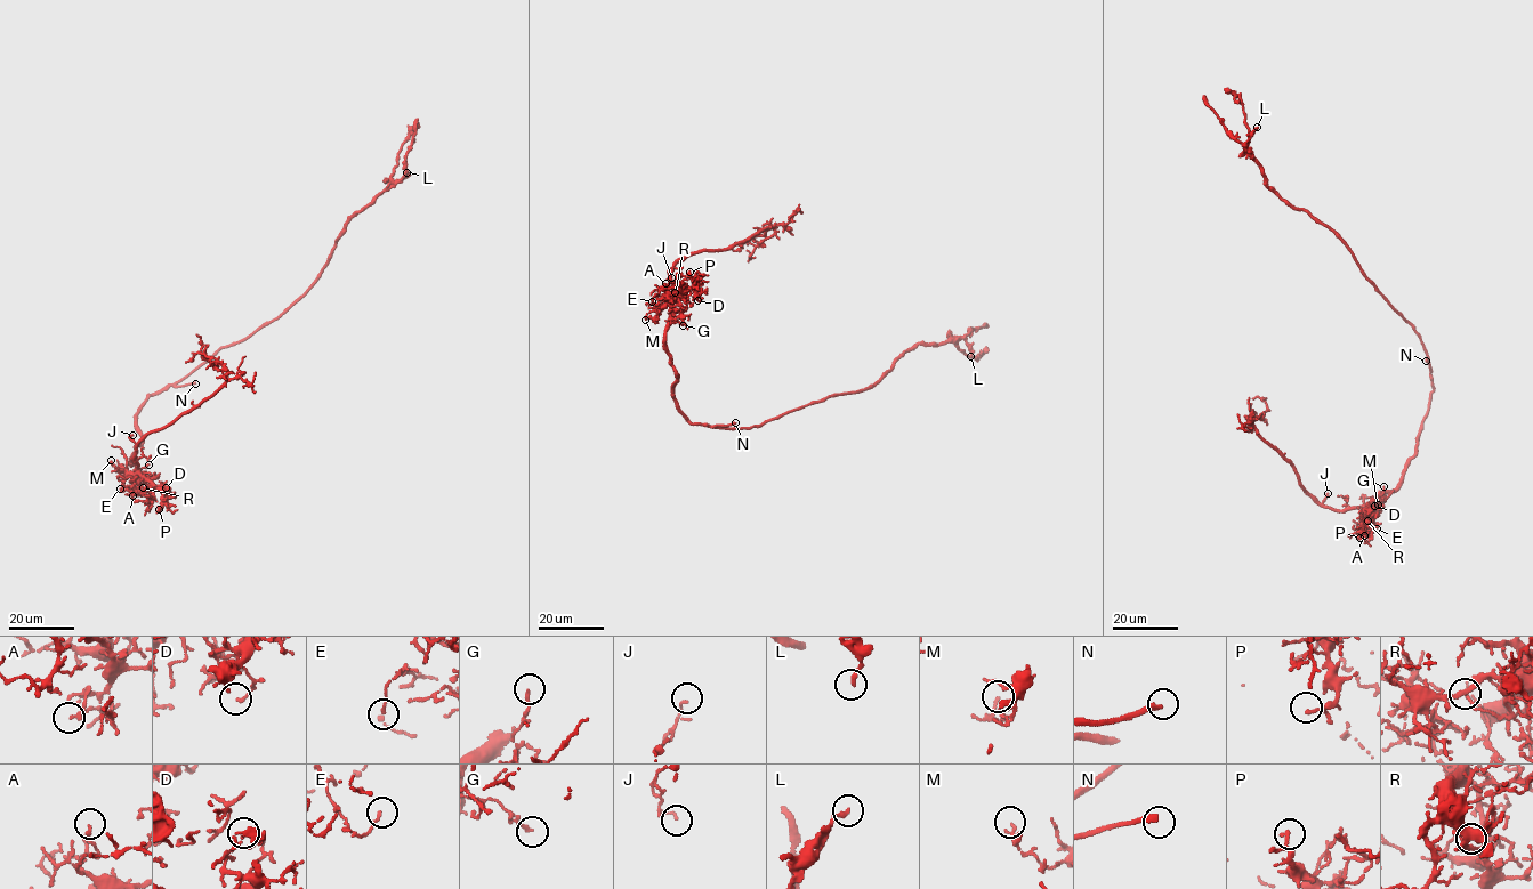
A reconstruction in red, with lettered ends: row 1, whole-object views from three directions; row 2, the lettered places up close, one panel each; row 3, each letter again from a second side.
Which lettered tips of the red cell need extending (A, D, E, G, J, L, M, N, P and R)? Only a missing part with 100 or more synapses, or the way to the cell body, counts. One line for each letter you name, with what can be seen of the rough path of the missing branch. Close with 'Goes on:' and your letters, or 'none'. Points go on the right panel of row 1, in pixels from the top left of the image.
N: Course of what is missing: (1426, 361), (1417, 350), (1423, 354), (1443, 377)
Goes on: N

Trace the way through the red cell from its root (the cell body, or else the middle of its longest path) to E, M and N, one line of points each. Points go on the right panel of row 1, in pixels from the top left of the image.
E: (1430, 378), (1429, 406), (1402, 482), (1365, 507), (1369, 528), (1373, 532), (1377, 528)
M: (1430, 378), (1434, 389), (1417, 452), (1401, 484), (1365, 509), (1379, 508), (1378, 504)
N: (1430, 378), (1426, 361)

